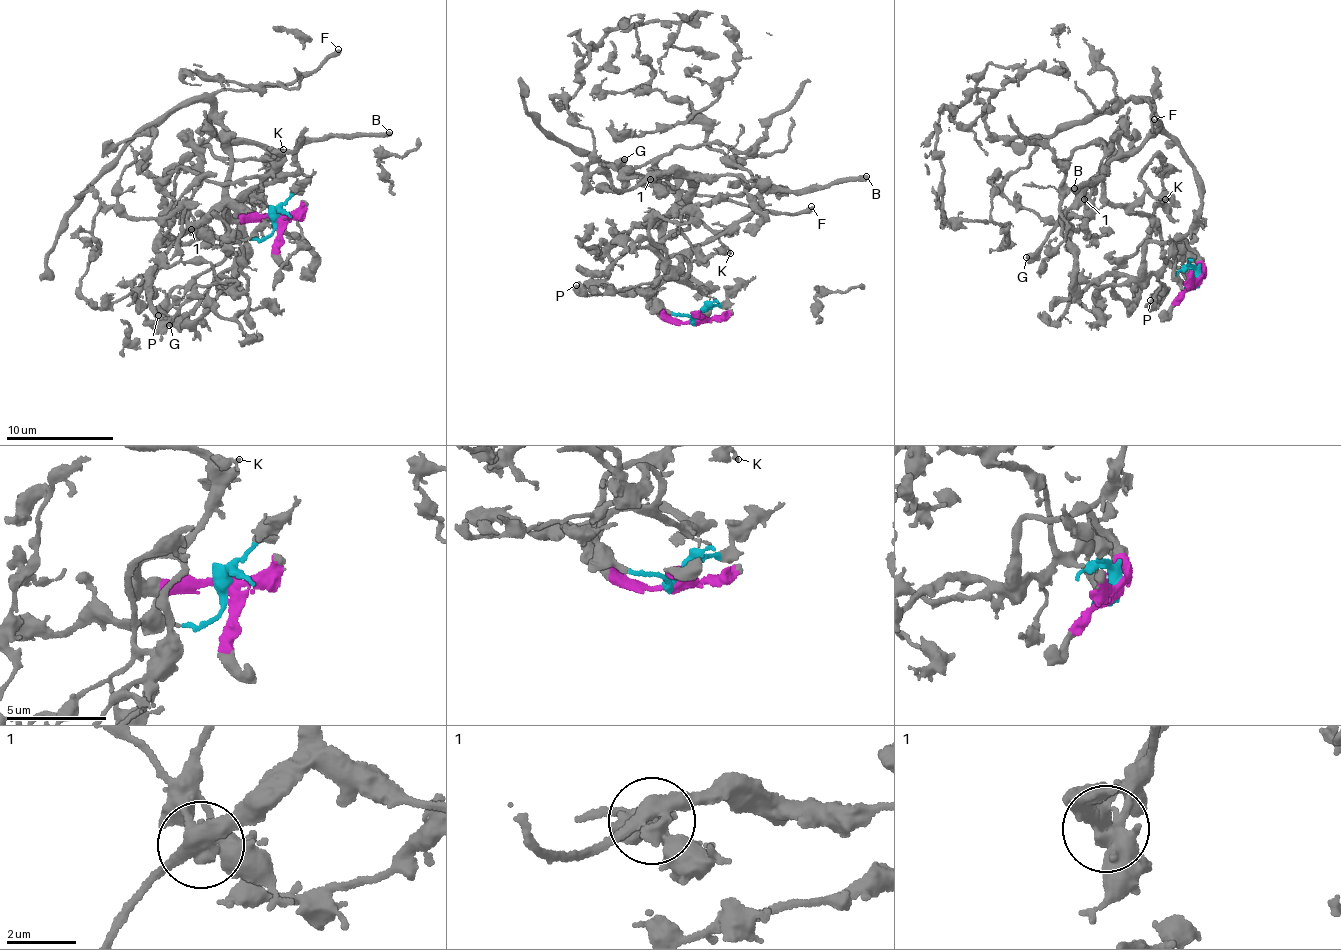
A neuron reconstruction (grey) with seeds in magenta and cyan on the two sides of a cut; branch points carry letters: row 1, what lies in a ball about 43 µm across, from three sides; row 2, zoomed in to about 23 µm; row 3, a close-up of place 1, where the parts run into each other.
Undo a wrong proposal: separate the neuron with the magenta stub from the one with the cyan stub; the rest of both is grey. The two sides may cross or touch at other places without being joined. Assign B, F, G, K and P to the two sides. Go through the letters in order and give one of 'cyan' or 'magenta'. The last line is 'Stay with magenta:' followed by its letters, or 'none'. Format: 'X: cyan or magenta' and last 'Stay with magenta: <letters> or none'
B: cyan
F: magenta
G: magenta
K: cyan
P: cyan
Stay with magenta: F, G

